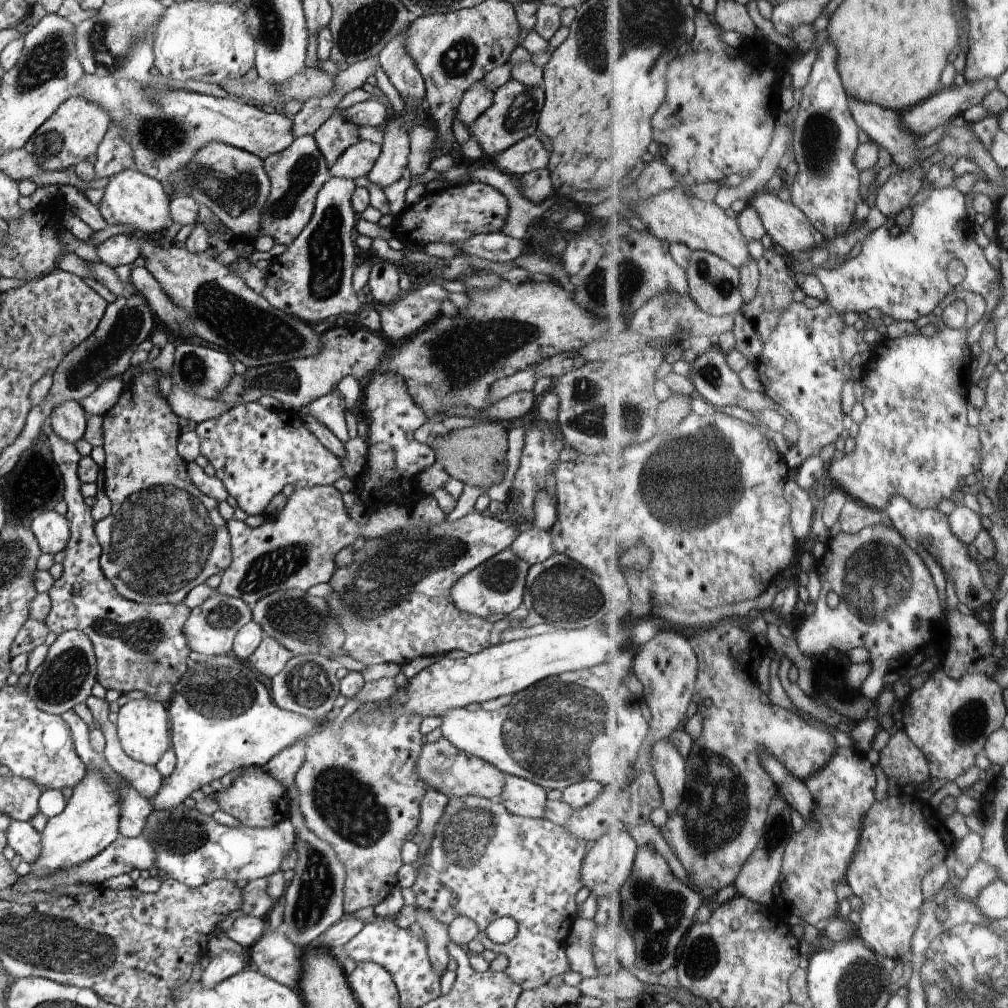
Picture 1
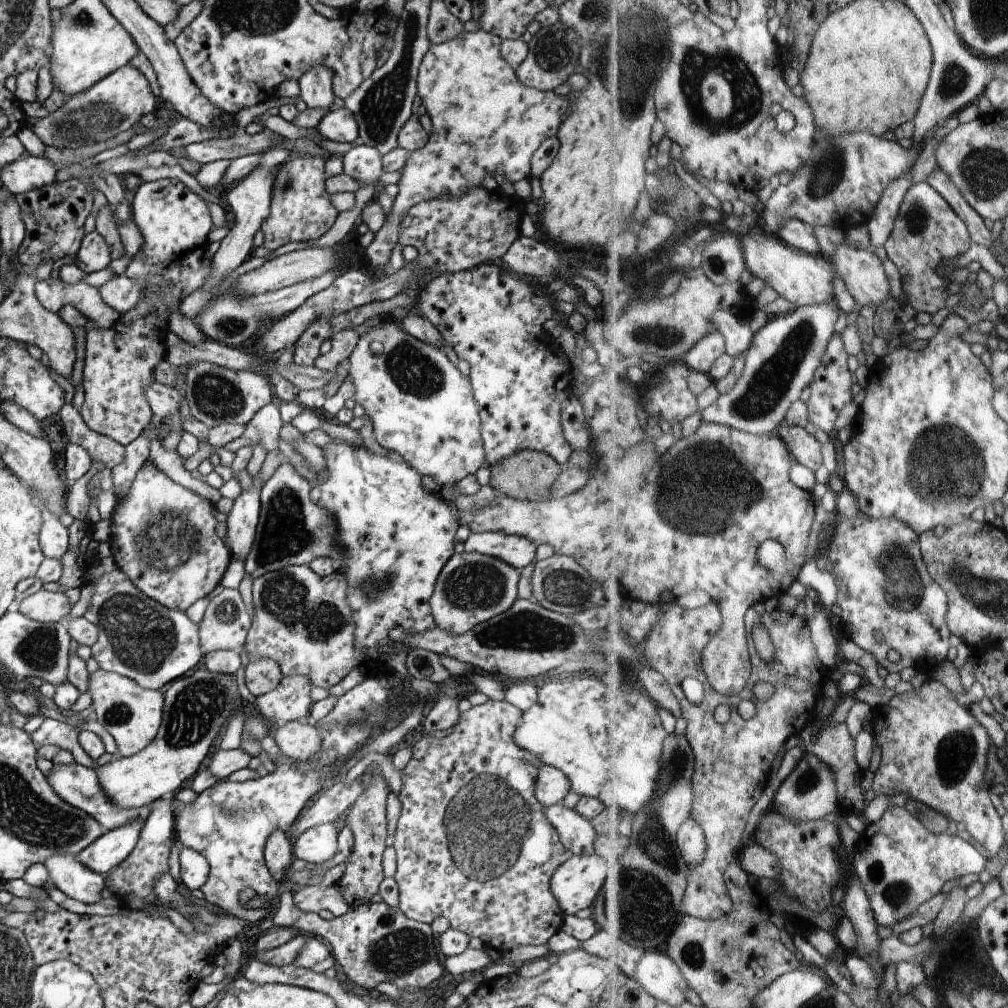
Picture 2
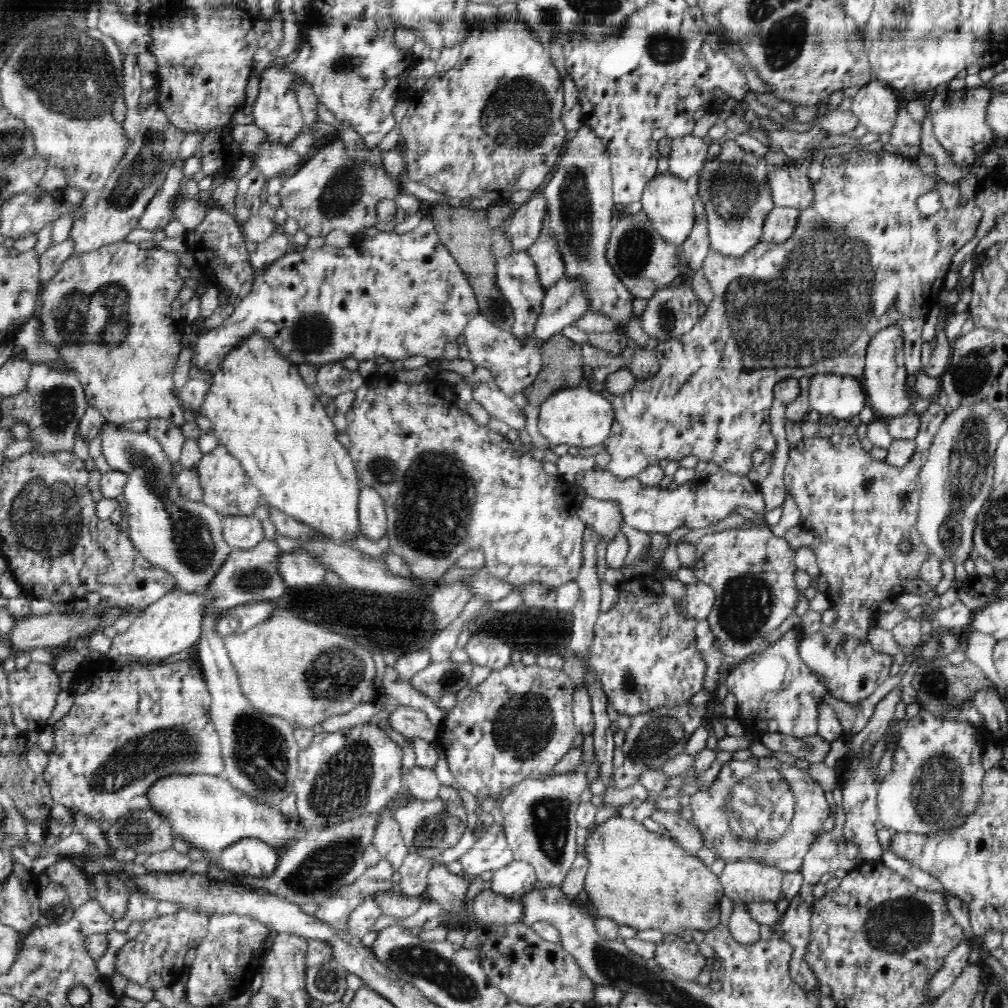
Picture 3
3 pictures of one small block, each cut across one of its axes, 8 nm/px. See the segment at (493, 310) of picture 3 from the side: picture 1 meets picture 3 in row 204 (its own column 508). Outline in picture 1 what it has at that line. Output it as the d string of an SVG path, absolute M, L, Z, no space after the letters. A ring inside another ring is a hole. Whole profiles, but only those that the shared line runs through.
M485 419L482 425L450 431L444 436L431 436L428 443L434 450L436 462L442 464L450 477L460 480L464 485L488 490L504 480L502 460L507 460L508 435L509 431L500 421Z

